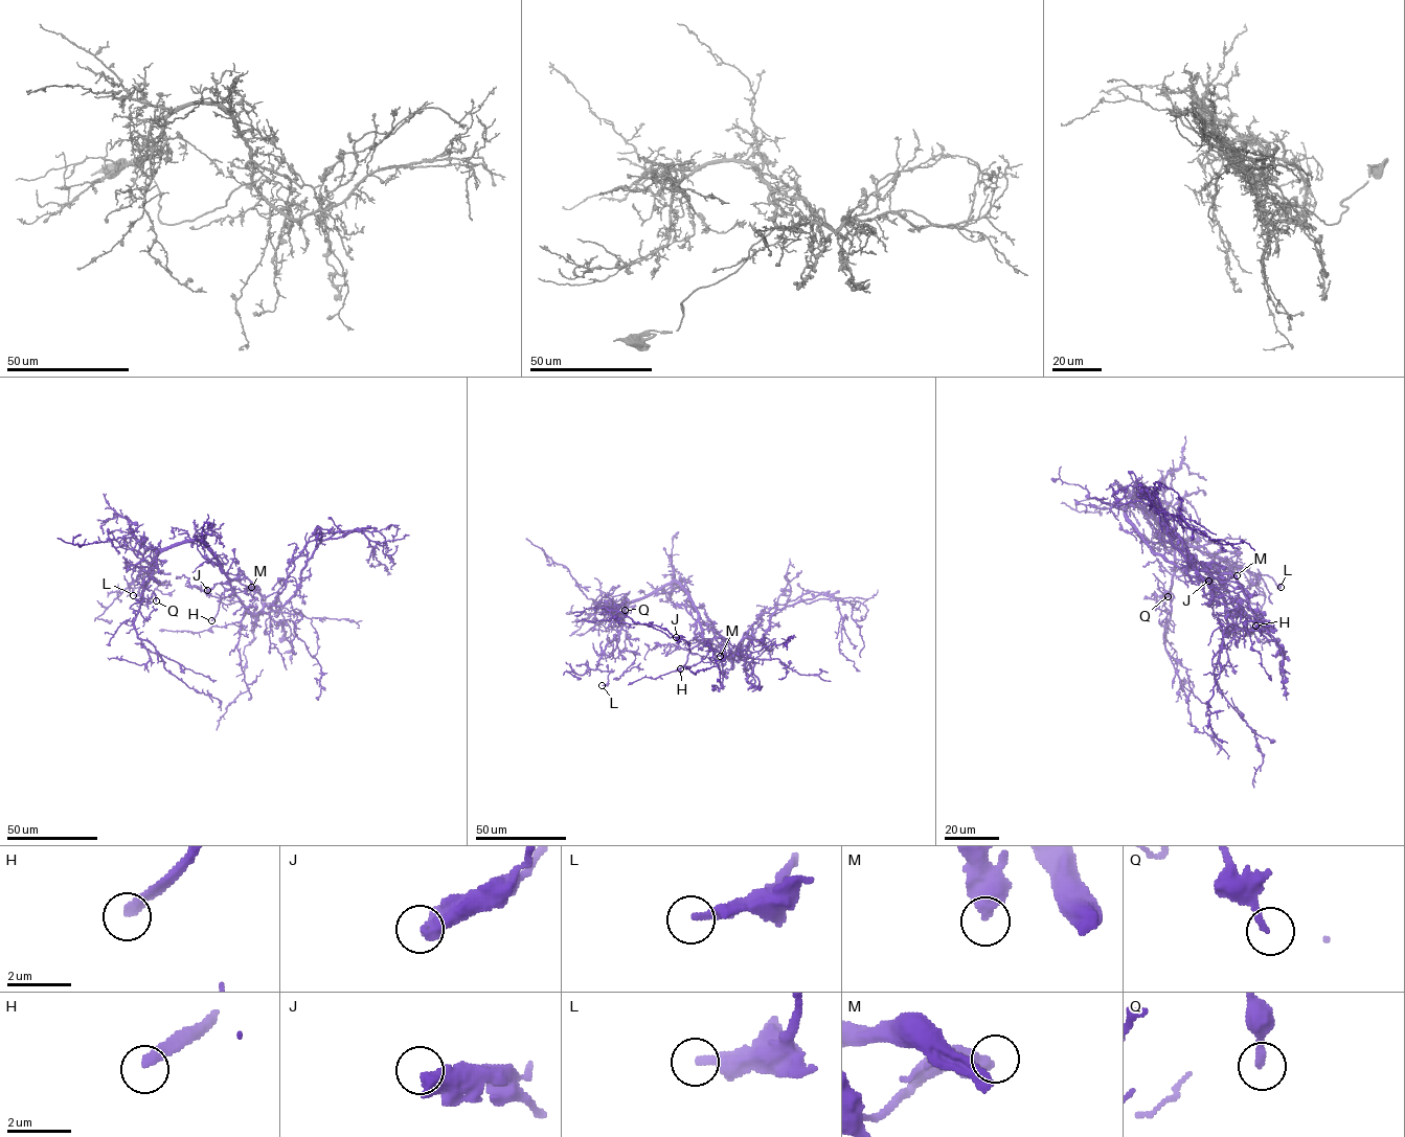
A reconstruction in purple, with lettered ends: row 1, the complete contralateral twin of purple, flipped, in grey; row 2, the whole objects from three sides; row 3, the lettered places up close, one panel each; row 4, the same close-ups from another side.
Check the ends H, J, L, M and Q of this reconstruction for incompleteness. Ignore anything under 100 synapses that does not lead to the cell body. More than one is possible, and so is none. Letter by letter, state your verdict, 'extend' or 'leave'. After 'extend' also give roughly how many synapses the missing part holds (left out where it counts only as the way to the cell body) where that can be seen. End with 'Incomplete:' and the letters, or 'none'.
H: extend
J: leave
L: leave
M: leave
Q: leave
Incomplete: H

